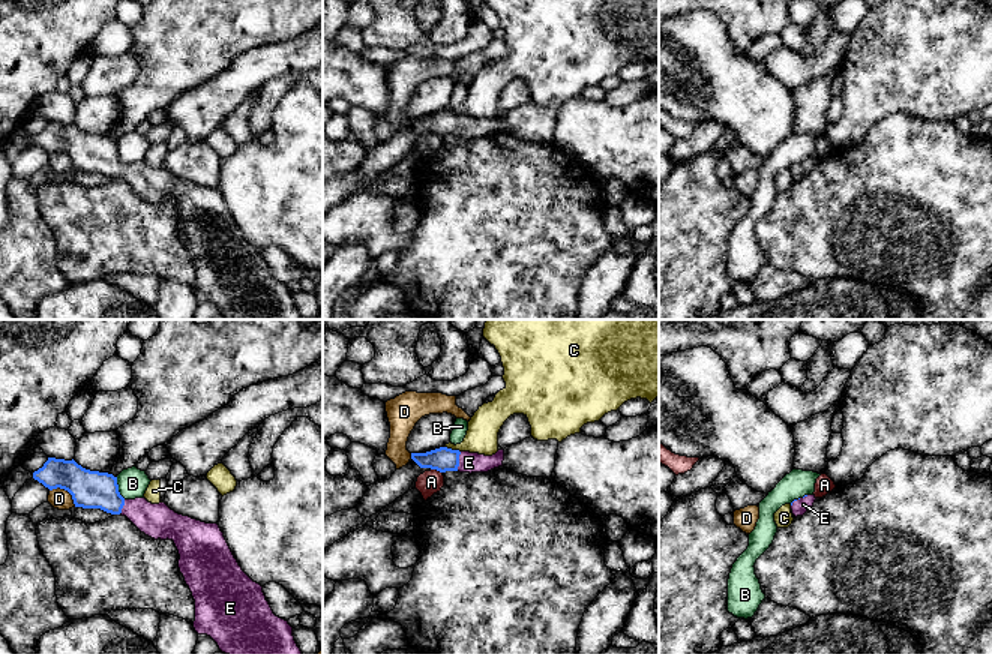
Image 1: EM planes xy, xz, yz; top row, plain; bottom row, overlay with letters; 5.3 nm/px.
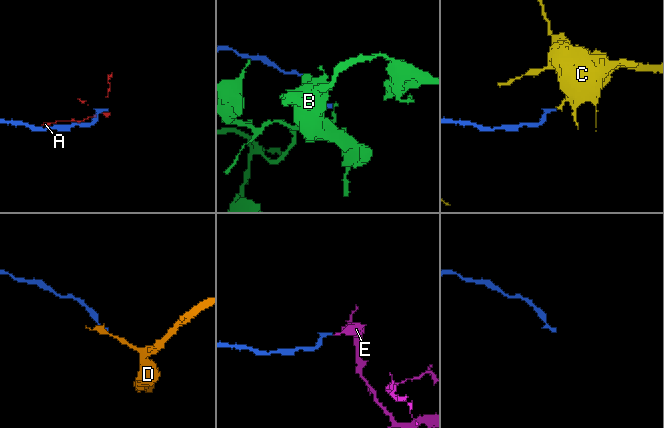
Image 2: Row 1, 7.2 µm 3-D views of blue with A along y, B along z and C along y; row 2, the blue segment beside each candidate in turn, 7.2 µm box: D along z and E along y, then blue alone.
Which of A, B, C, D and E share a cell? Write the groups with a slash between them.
A D / B / C / E

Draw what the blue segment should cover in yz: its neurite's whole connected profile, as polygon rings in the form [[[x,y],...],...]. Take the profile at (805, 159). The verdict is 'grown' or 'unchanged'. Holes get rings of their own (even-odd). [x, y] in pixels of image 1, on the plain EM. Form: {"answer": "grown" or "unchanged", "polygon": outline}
{"answer": "grown", "polygon": [[[804,159],[803,162],[794,164],[791,166],[792,178],[803,180],[815,166],[815,159]]]}

